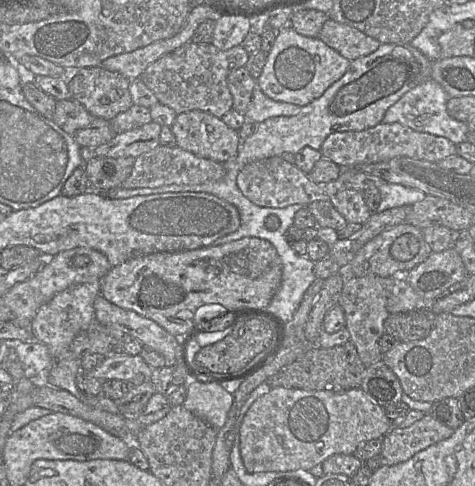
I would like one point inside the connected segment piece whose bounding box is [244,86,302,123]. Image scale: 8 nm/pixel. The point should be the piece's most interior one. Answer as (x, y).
(261, 108)

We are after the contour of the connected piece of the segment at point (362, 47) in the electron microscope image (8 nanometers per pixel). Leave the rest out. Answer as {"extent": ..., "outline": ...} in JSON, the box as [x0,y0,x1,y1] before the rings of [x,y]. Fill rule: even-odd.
{"extent":[318,18,381,61],"outline":[[[331,18],[324,23],[318,38],[350,61],[371,54],[381,45],[377,39]]]}

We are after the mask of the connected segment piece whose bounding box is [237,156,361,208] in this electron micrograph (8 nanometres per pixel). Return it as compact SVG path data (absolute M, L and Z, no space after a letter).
M274 156L245 165L237 176L237 185L249 200L261 207L285 208L293 204L308 206L314 201L330 201L333 195L346 189L347 181L357 172L361 172L359 168L344 168L338 179L316 183L296 165L281 156Z

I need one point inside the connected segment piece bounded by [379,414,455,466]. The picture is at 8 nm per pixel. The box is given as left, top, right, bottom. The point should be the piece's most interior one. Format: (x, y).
(400, 444)

